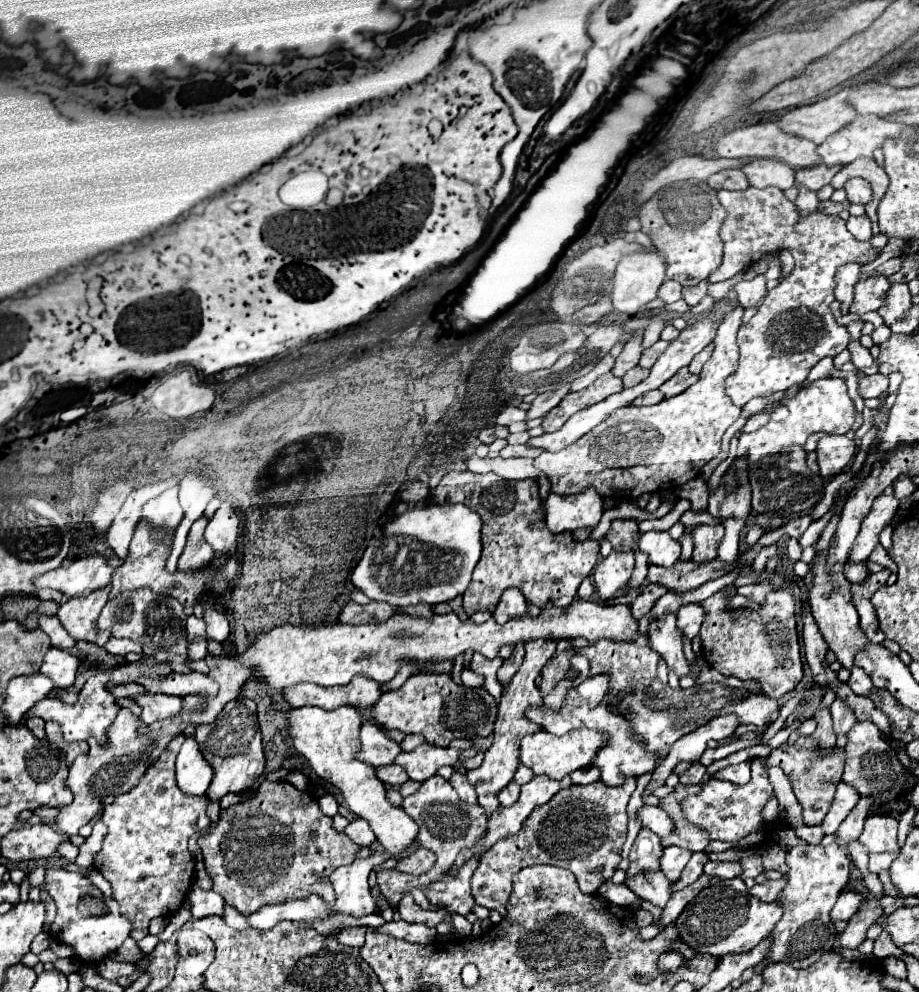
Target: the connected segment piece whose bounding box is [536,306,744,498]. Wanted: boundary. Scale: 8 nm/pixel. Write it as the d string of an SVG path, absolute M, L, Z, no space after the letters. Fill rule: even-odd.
M736 306L732 312L728 312L718 326L718 334L714 338L714 352L710 360L704 364L700 372L700 380L690 386L686 392L666 398L660 404L648 406L648 408L636 408L626 406L616 410L610 418L600 422L594 430L578 438L574 444L566 446L560 452L542 452L536 458L536 466L550 478L551 492L560 495L572 495L588 486L594 486L602 498L638 498L642 494L650 492L662 492L672 490L676 486L684 486L688 480L696 478L702 470L702 466L712 460L720 450L720 440L730 424L734 424L740 416L740 408L732 404L732 400L724 392L724 380L736 370L738 362L738 344L736 344L736 332L742 324L744 308Z

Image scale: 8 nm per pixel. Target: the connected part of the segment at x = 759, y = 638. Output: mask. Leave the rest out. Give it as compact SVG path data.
M722 588L720 592L700 602L700 606L706 612L700 630L702 656L706 664L722 672L724 676L760 682L758 694L770 698L780 698L786 692L796 690L802 680L802 660L796 634L796 606L790 592L774 590L766 596L760 610L744 612L738 618L728 606L730 596L732 590Z

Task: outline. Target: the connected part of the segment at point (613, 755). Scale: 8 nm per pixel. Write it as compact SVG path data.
M574 688L568 690L566 700L562 702L562 708L560 708L558 712L550 710L550 708L546 708L546 706L540 706L540 708L530 708L530 710L526 710L524 716L530 718L532 722L536 722L538 726L542 726L542 730L546 730L546 732L558 736L580 728L594 728L594 730L604 730L604 732L608 732L610 744L604 746L604 750L600 750L600 754L594 758L594 764L602 770L602 778L600 778L600 780L604 780L604 784L608 784L608 786L620 786L620 784L622 784L626 778L630 778L630 776L638 778L638 776L642 776L644 772L650 772L652 766L654 766L654 762L656 762L656 754L648 754L648 752L644 750L644 744L642 744L642 742L630 738L628 722L624 722L622 716L614 714L614 712L612 712L608 706L604 706L604 704L598 704L596 708L590 708L590 706L586 704L586 700L580 698Z

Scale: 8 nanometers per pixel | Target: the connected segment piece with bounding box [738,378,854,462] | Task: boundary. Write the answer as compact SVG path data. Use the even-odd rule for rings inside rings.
M822 378L812 382L808 388L800 390L798 394L794 394L792 398L788 398L786 402L788 408L788 418L782 422L768 422L766 426L762 426L756 432L750 434L742 434L738 438L738 454L748 454L748 462L756 462L764 456L776 456L780 452L782 446L788 444L806 444L810 434L816 432L826 432L826 434L846 434L850 430L850 426L854 424L854 402L848 396L848 388L846 382L838 380L838 378Z

